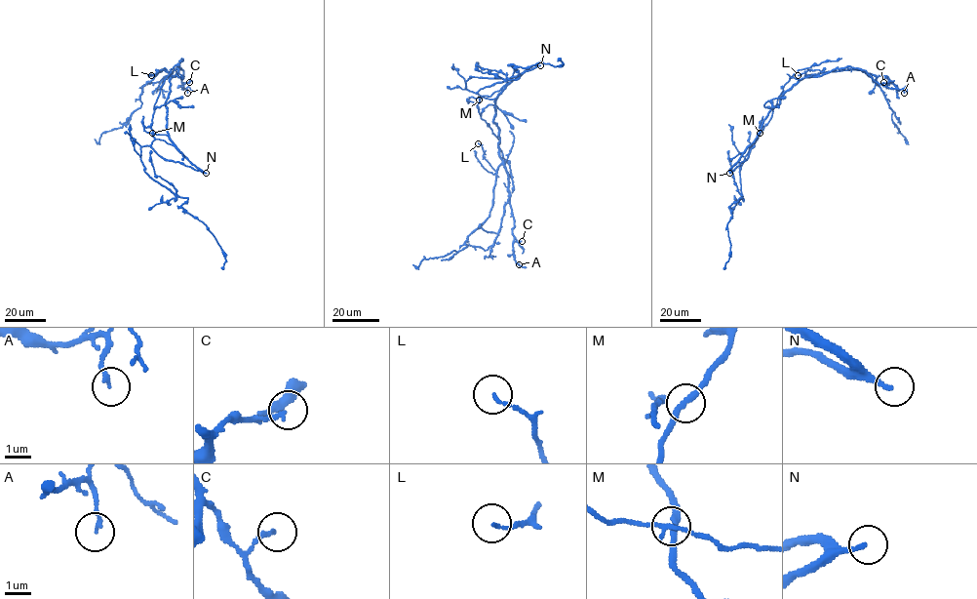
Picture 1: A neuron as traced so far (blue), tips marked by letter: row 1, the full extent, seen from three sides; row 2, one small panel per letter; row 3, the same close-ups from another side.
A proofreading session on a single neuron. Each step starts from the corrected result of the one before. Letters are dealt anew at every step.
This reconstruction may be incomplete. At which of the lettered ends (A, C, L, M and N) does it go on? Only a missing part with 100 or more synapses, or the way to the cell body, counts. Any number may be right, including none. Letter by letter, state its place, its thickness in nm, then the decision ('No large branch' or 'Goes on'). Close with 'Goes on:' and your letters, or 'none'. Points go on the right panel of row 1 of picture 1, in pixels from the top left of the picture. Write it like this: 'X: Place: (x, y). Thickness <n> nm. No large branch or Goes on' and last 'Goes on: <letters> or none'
A: Place: (904, 93). Thickness 160 nm. No large branch
C: Place: (883, 82). Thickness 180 nm. No large branch
L: Place: (798, 75). Thickness 110 nm. No large branch
M: Place: (760, 133). Thickness 180 nm. No large branch
N: Place: (729, 173). Thickness 190 nm. Goes on
Goes on: N

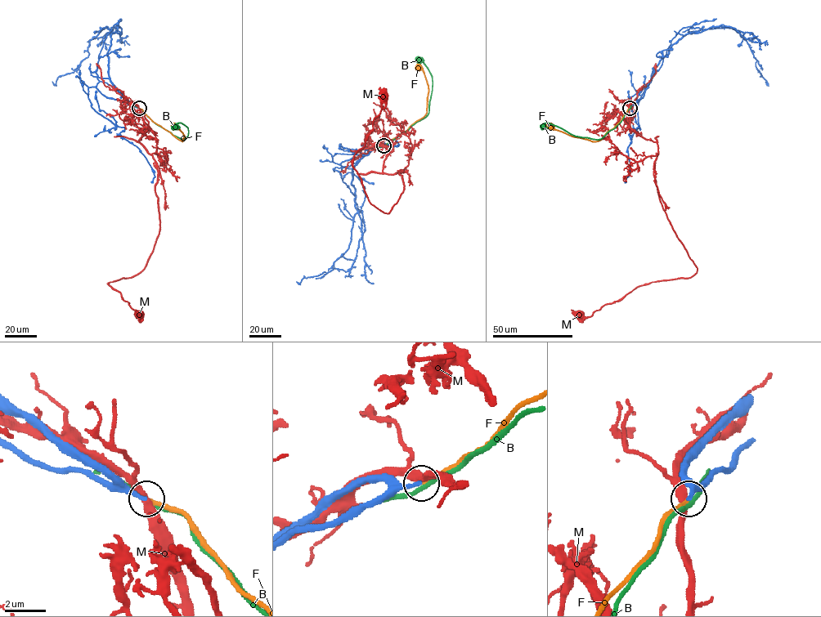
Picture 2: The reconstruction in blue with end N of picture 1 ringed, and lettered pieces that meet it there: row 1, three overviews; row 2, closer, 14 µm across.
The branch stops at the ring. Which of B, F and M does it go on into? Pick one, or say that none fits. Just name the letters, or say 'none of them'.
F

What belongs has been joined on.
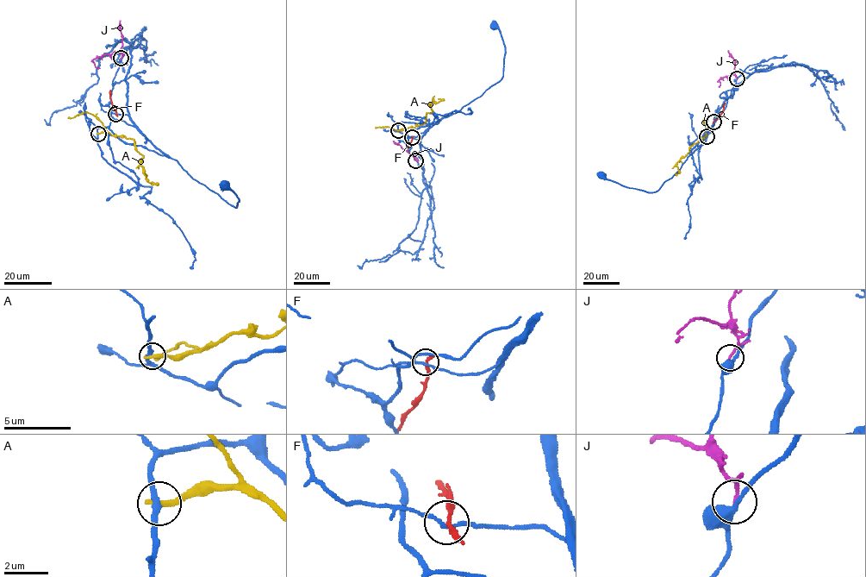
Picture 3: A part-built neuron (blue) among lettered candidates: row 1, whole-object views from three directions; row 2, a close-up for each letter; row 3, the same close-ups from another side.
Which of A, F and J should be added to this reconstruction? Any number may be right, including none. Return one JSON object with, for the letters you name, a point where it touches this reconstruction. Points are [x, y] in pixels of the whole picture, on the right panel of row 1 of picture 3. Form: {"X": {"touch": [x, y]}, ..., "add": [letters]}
{"add": []}

